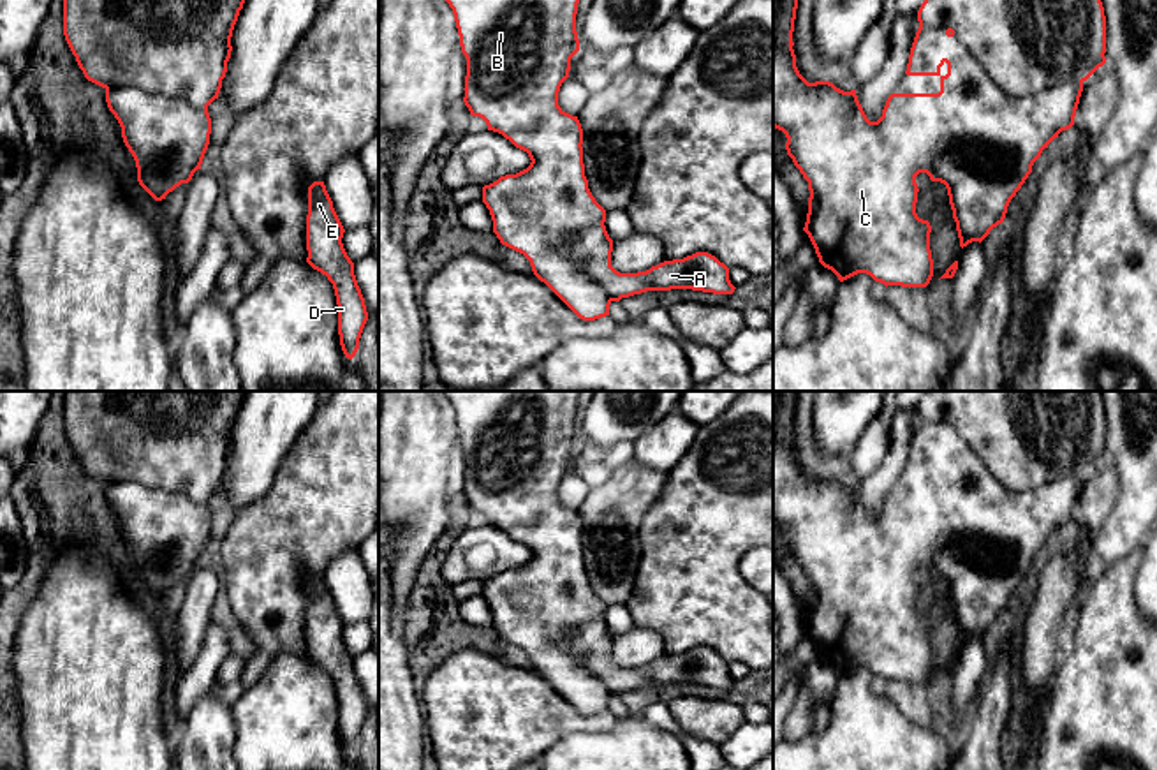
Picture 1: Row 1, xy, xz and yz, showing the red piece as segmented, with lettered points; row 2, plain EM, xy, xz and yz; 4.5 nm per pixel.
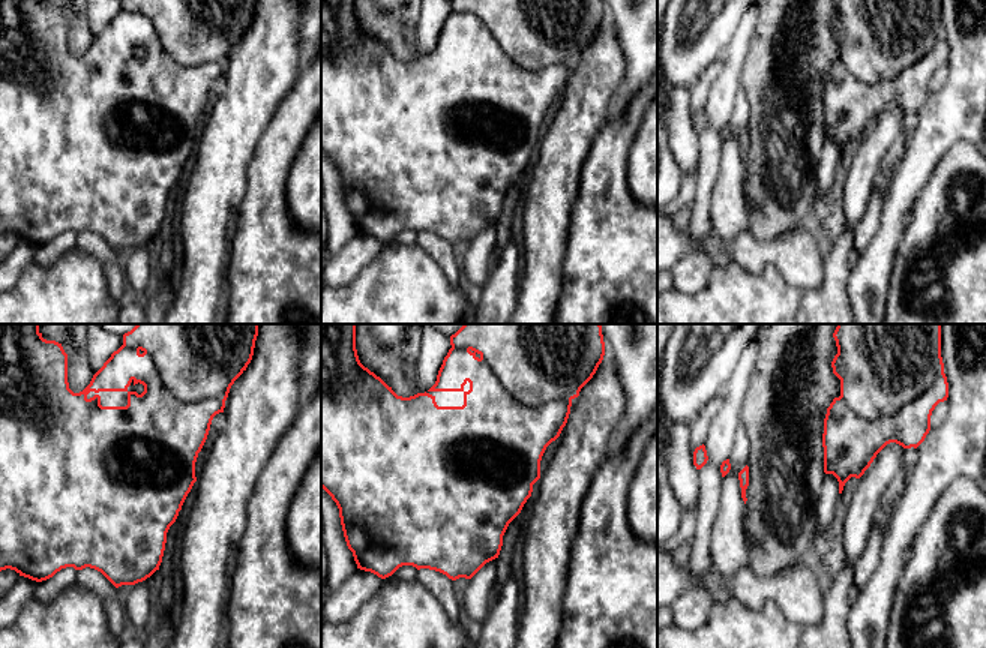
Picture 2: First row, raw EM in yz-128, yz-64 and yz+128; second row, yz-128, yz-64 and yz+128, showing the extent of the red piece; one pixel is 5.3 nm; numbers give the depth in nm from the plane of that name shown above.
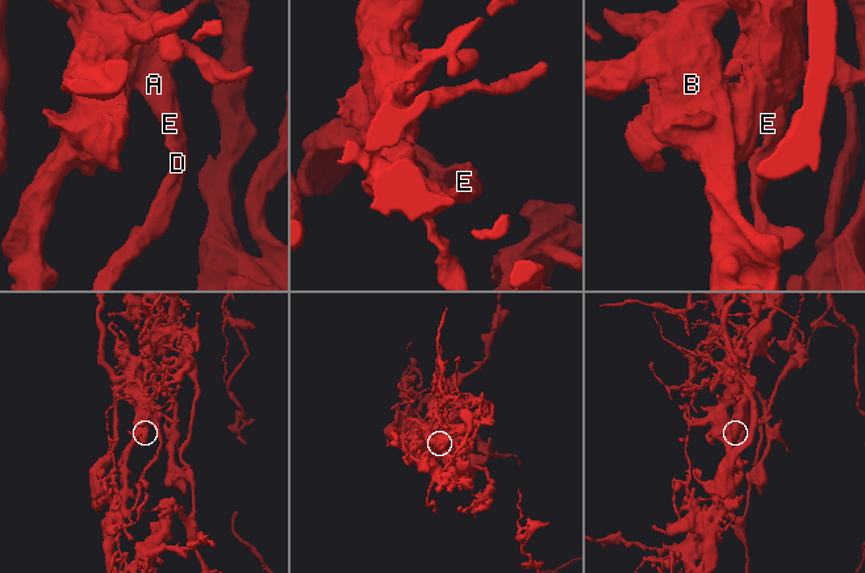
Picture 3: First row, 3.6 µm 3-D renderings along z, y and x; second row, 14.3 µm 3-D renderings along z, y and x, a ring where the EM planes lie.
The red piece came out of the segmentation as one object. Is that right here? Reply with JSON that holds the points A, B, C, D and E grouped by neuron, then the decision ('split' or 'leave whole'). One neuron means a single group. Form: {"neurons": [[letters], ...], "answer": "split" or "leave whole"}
{"neurons": [["A", "D", "E"], ["B", "C"]], "answer": "split"}

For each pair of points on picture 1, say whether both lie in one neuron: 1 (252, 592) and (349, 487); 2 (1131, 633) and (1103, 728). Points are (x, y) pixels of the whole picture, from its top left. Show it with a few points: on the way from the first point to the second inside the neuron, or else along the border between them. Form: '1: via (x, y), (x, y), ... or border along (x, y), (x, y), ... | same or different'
1: via (275, 566), (323, 513) | same
2: via (1122, 656), (1122, 705) | same

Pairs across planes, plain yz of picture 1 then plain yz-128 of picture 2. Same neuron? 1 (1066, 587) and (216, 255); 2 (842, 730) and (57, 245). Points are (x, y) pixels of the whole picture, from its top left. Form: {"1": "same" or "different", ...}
{"1": "same", "2": "different"}

